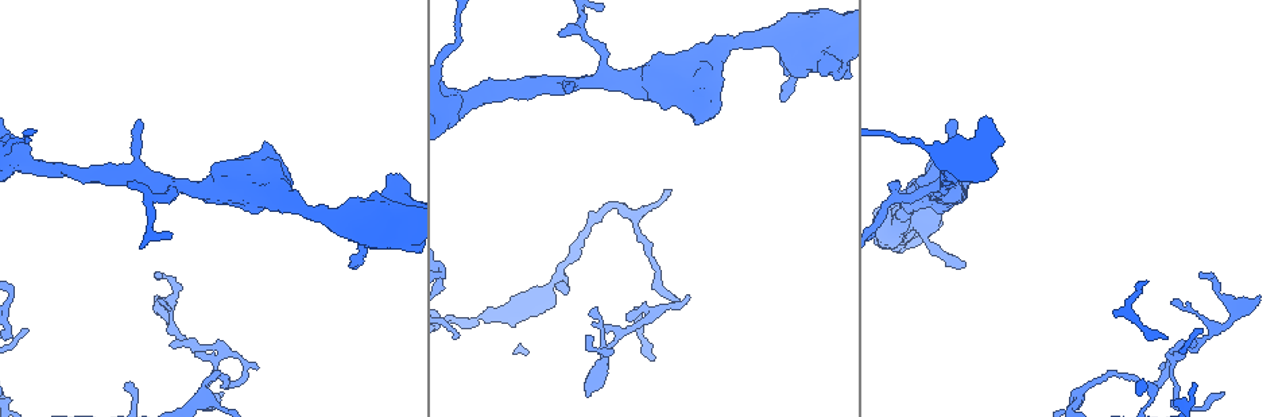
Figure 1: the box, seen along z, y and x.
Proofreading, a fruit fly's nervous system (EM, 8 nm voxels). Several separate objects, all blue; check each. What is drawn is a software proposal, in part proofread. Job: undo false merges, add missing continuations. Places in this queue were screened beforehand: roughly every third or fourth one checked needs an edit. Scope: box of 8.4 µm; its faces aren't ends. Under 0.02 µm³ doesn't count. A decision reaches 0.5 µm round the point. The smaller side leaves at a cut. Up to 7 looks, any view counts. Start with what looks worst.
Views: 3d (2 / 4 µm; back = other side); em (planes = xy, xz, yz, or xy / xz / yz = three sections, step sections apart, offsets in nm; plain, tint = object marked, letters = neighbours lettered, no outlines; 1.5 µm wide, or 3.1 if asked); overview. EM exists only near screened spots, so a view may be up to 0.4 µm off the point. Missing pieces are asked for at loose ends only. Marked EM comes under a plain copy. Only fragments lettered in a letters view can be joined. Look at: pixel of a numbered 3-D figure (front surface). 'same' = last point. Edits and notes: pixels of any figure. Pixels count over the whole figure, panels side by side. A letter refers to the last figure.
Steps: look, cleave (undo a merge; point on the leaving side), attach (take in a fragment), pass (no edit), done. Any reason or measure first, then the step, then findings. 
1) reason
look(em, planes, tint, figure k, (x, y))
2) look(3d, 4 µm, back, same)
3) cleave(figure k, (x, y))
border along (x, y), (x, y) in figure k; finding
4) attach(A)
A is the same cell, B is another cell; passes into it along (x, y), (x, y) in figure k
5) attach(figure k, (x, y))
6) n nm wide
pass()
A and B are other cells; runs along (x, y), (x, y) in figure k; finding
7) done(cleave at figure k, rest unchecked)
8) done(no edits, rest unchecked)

look(3d, 4 µm, figure 1, (140, 120))

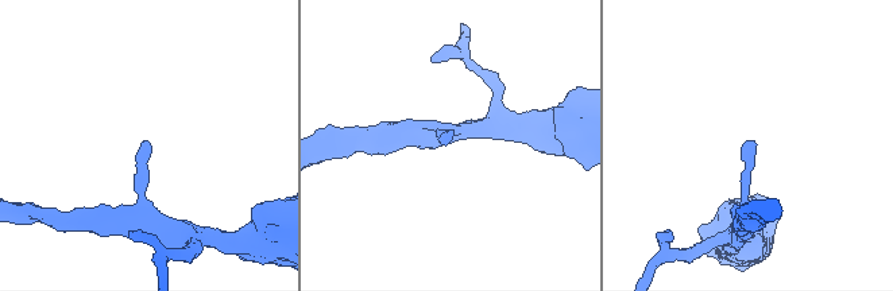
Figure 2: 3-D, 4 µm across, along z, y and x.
look(em, xz, step 8, tint, figure 2, (752, 142))

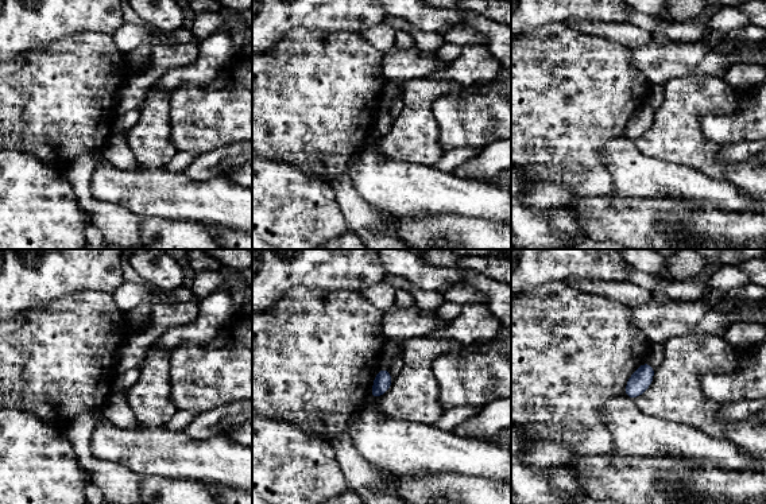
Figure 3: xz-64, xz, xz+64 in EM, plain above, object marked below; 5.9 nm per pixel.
cut it another way
look(em, planes, letters, same)

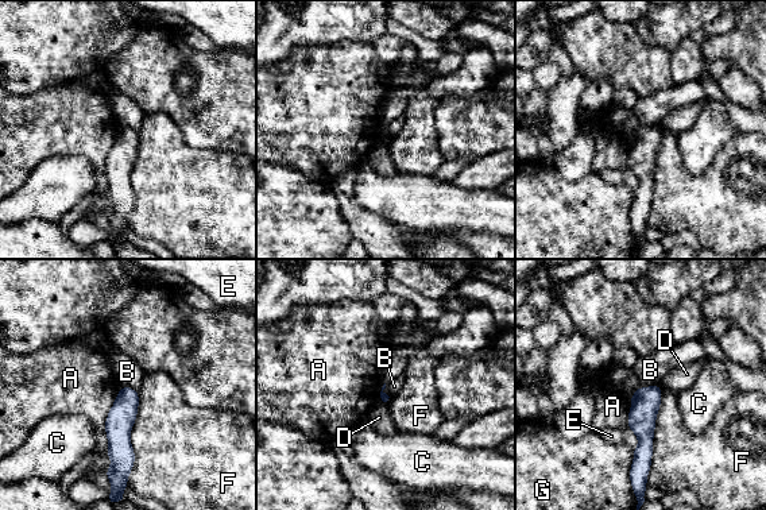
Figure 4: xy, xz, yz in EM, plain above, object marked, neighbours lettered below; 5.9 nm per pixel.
pass()
A, B, C, D, E, F and G are other cells; none of them fits

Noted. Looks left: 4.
tapers out
look(3d, 4 µm, back, figure 1, (156, 297))

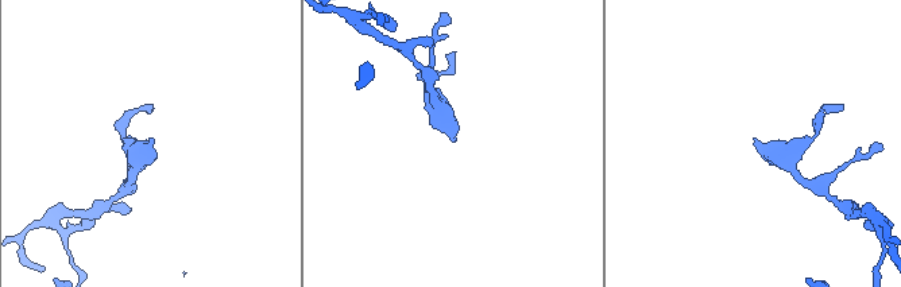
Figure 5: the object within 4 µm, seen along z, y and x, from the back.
shape alone is not enough
look(em, yz, step 8, tint, figure 5, (754, 137))

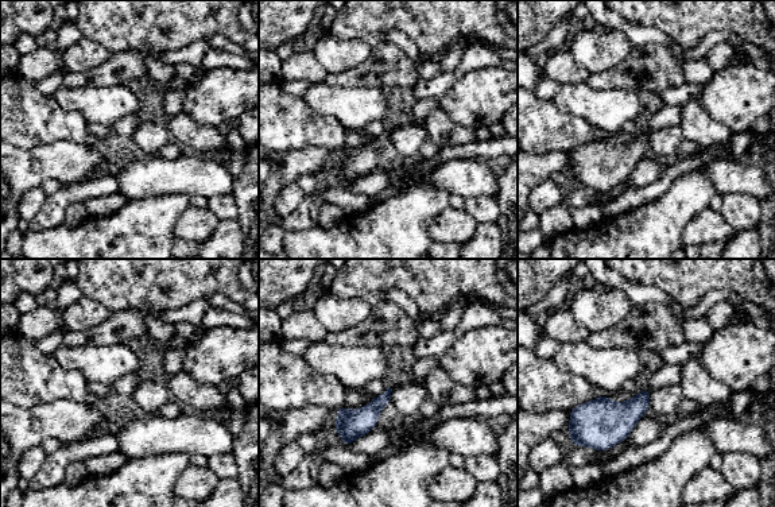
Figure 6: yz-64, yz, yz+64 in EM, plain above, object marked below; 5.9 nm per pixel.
look(em, planes, letters, same)

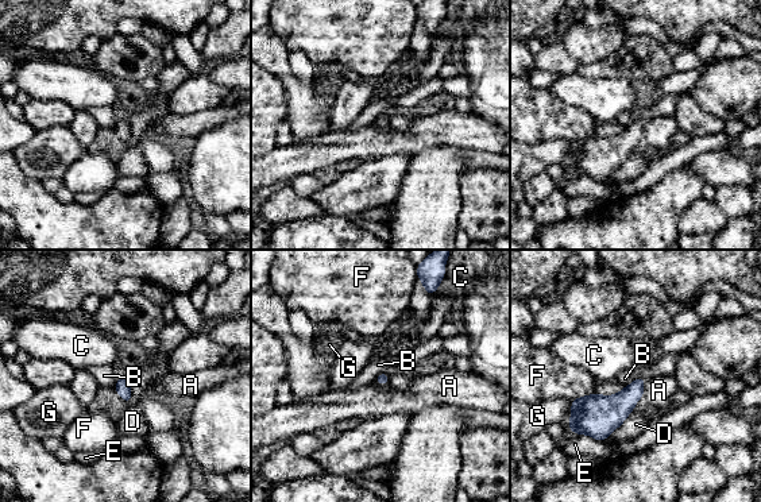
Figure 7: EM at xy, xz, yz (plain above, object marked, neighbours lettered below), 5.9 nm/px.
pass()
A, B, C, D, E, F and G are other cells; border along (645, 379), (642, 396) in figure 7; no lettered fragment goes on from it

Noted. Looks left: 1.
done(no edits, rest unchecked)

